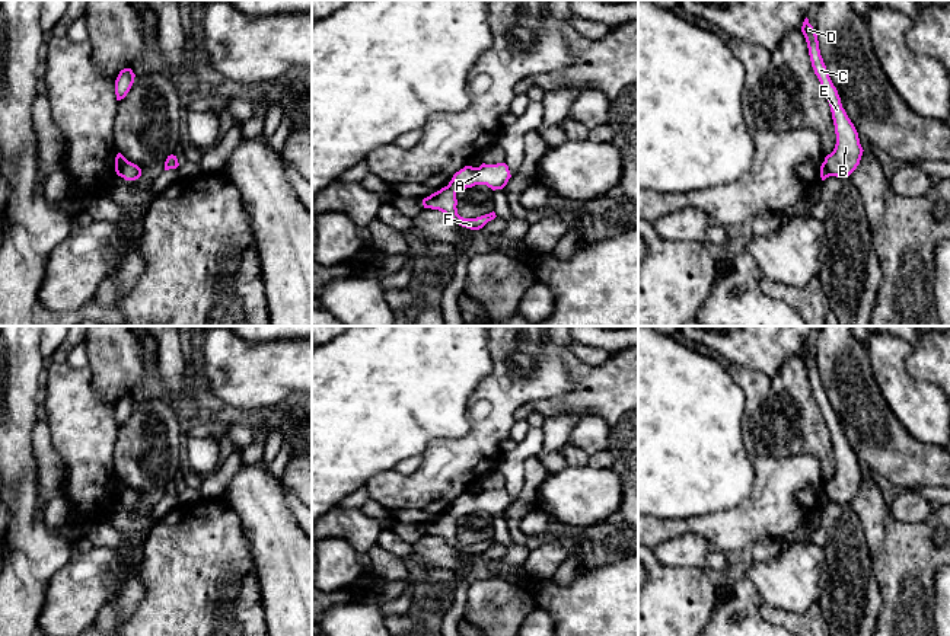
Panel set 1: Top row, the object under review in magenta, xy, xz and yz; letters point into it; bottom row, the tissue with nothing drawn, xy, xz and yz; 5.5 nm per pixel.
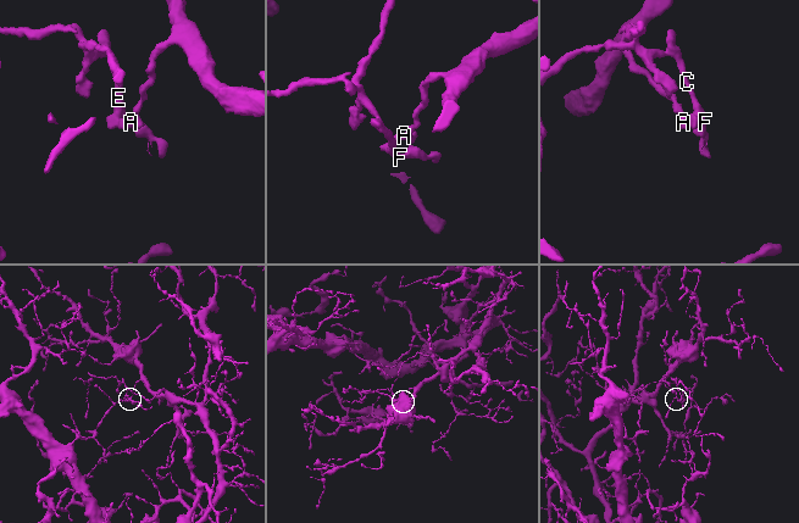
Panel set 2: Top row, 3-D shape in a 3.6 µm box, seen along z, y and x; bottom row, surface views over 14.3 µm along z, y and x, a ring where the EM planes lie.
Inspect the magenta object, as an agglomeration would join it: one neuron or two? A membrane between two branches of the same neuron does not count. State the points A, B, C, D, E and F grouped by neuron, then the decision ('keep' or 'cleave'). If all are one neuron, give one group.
groups A / B C D E F; cleave

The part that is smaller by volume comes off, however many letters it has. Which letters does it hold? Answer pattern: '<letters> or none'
B, C, D, E, F

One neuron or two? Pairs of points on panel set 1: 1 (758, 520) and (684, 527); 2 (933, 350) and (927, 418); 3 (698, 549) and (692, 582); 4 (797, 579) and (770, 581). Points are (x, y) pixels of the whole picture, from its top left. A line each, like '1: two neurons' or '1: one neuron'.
1: one neuron
2: two neurons
3: two neurons
4: one neuron

